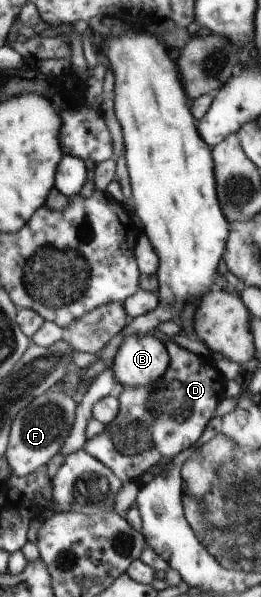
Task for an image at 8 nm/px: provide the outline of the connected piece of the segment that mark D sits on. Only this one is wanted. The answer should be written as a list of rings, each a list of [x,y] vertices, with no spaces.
[[[161,337],[170,363],[161,380],[145,387],[124,387],[119,399],[120,411],[113,422],[104,428],[103,432],[86,439],[83,450],[93,458],[100,460],[110,468],[123,483],[137,482],[152,466],[170,462],[182,450],[188,449],[199,440],[207,423],[213,418],[216,406],[220,403],[225,392],[227,380],[216,367],[212,358],[204,358],[180,347],[169,337]]]

